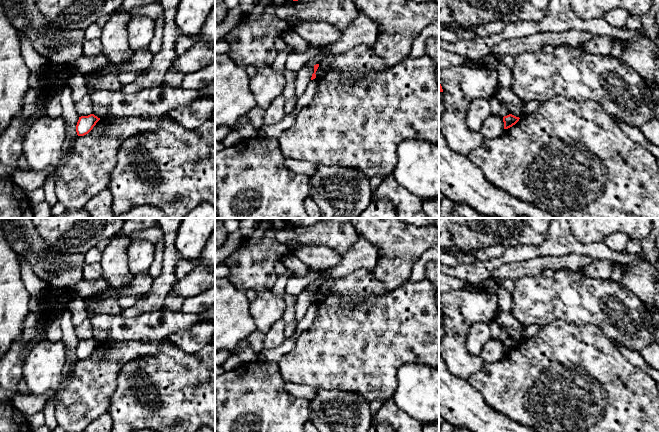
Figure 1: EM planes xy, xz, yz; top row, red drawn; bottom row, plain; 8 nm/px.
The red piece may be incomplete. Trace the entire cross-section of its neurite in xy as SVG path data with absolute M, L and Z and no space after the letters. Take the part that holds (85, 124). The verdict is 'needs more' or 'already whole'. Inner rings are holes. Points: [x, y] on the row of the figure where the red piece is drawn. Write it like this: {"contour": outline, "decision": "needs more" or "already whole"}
{"contour": "M94 114L79 117L79 120L76 125L77 135L84 136L88 134L99 120L100 118L98 118Z", "decision": "already whole"}

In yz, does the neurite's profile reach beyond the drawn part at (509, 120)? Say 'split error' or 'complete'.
complete

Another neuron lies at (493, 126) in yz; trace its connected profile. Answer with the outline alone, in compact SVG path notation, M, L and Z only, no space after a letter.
M491 114L486 118L481 126L480 133L484 139L494 139L502 135L504 131L503 118L499 115Z

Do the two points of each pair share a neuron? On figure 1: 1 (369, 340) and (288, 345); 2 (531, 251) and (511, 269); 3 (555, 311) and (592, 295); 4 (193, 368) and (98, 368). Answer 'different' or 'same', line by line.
1: different
2: different
3: same
4: different

